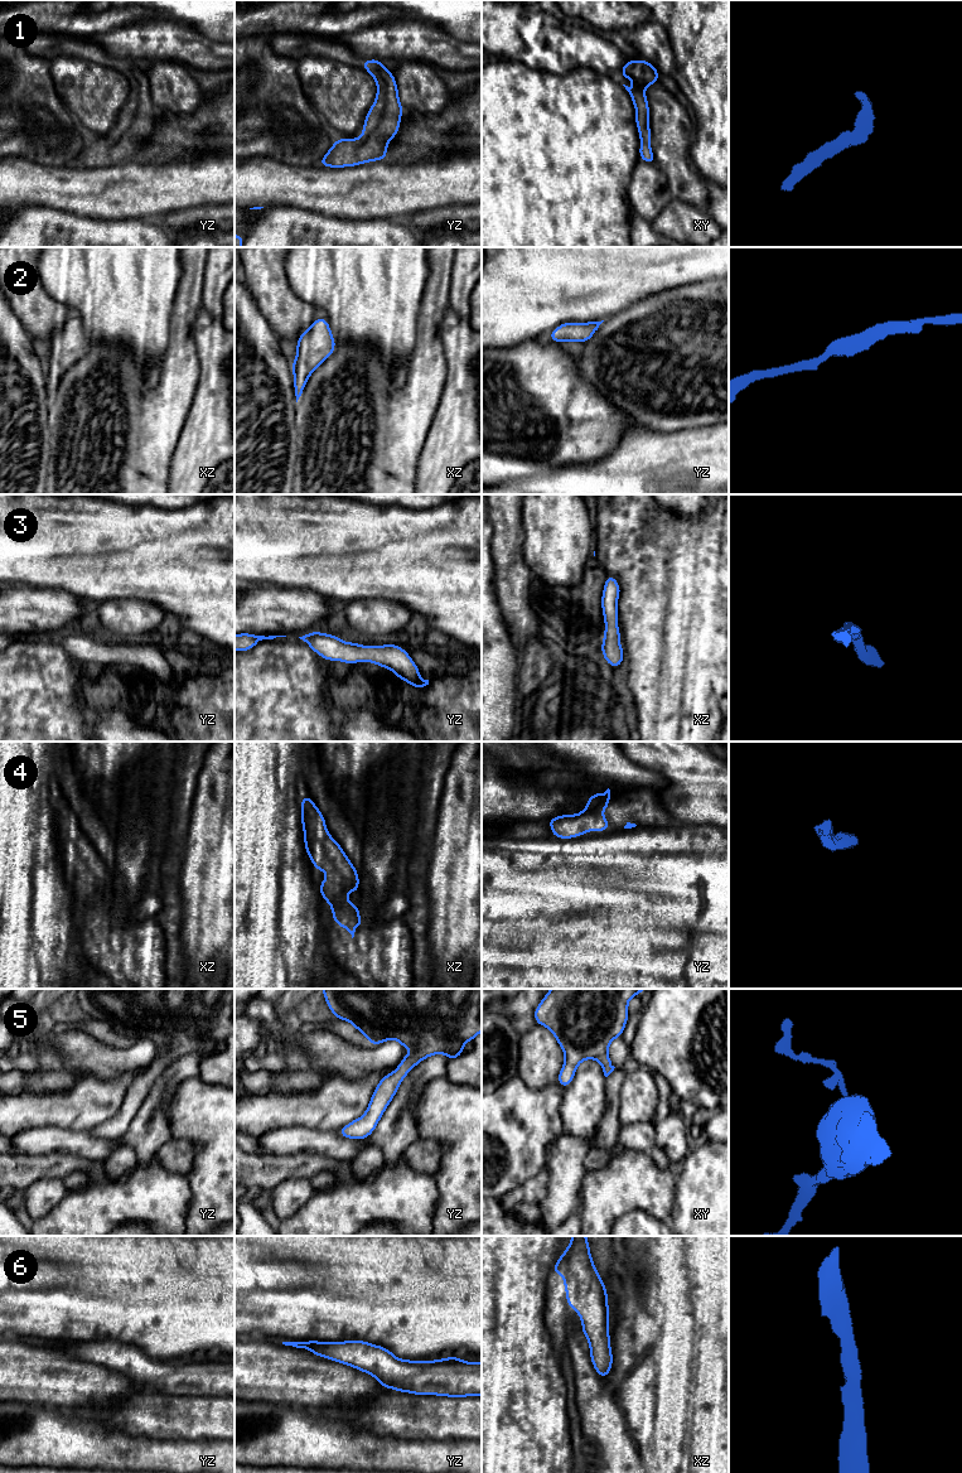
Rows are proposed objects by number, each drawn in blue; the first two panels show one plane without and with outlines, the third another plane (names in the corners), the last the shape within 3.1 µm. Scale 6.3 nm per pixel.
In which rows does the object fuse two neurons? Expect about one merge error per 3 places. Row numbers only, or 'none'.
none

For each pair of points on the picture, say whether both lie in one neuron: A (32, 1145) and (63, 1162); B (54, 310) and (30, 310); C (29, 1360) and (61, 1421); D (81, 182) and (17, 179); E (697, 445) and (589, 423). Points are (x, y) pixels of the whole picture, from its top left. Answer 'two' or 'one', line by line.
A: two
B: one
C: two
D: one
E: two

